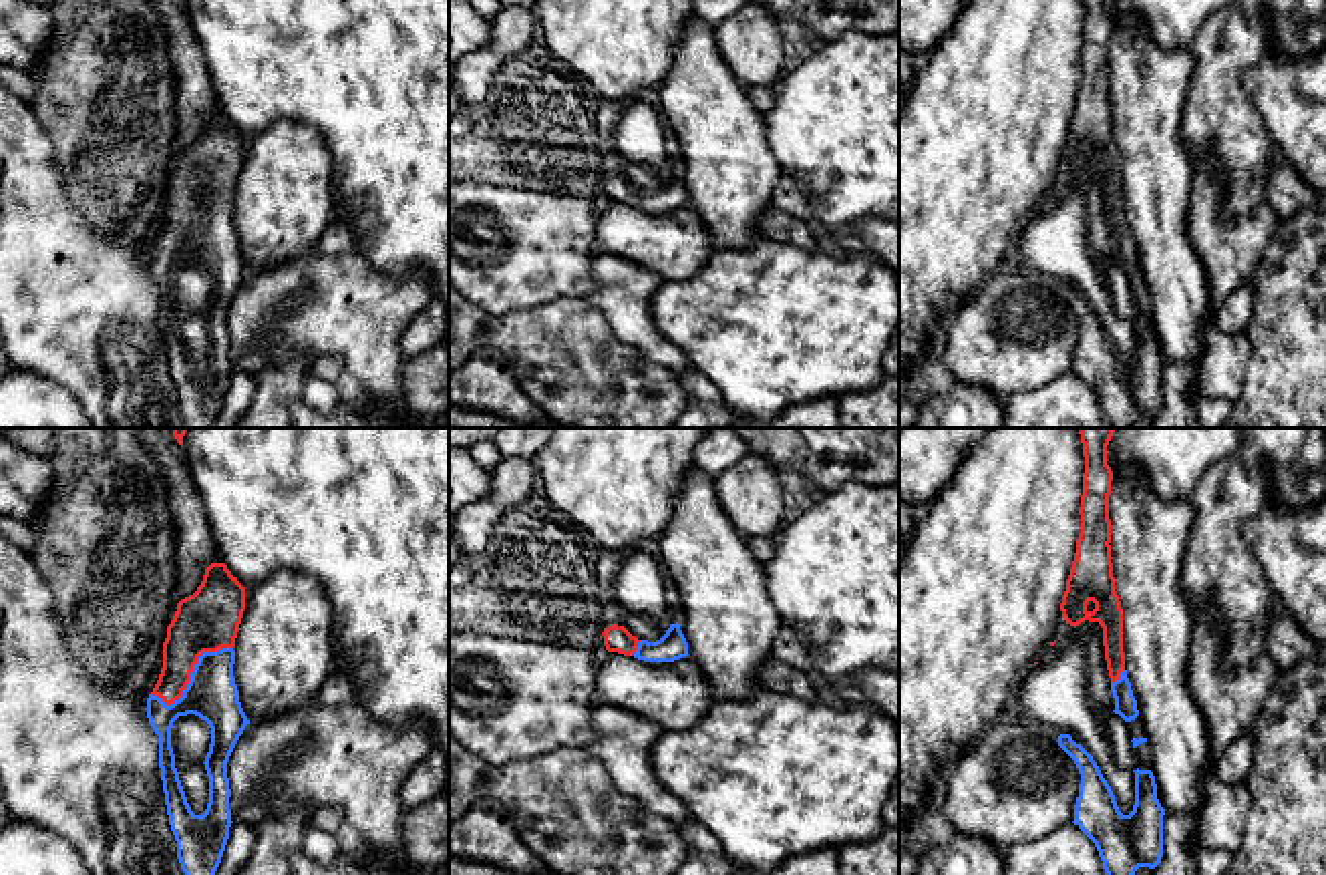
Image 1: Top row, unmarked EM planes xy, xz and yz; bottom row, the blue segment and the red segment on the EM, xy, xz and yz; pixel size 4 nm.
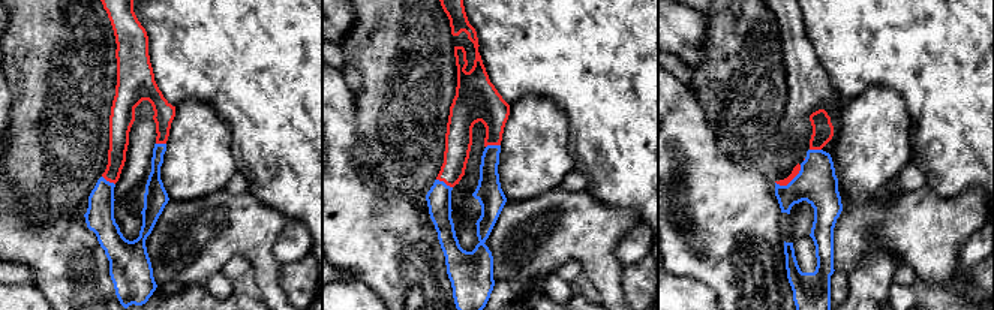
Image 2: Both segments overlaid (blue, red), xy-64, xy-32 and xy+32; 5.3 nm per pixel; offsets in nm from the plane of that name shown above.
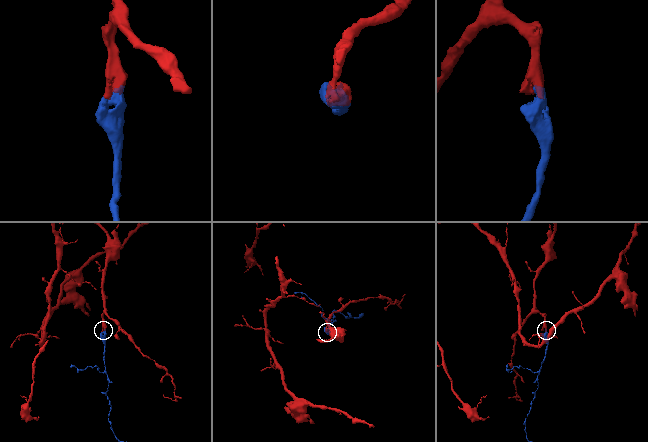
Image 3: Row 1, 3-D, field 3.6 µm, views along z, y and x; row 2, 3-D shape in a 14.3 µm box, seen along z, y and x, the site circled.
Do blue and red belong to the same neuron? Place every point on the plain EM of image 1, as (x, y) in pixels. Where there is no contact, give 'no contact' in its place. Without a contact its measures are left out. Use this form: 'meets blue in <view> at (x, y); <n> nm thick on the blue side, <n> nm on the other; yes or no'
meets blue in xy at (192, 224); 200 nm thick on the blue side, 240 nm on the other; yes

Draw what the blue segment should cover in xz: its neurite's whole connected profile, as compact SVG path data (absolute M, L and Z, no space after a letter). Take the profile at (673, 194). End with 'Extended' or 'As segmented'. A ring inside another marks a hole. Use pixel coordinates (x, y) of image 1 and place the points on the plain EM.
M618 173L608 175L602 185L608 201L634 205L644 211L674 211L688 205L688 191L680 173L670 173L666 183L656 191L638 189Z. Extended

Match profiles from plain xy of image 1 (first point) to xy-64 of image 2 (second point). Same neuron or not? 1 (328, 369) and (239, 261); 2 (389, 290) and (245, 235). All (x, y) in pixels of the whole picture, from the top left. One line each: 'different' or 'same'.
1: same
2: same

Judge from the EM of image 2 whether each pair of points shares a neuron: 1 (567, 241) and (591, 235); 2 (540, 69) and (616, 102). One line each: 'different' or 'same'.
1: same
2: same

